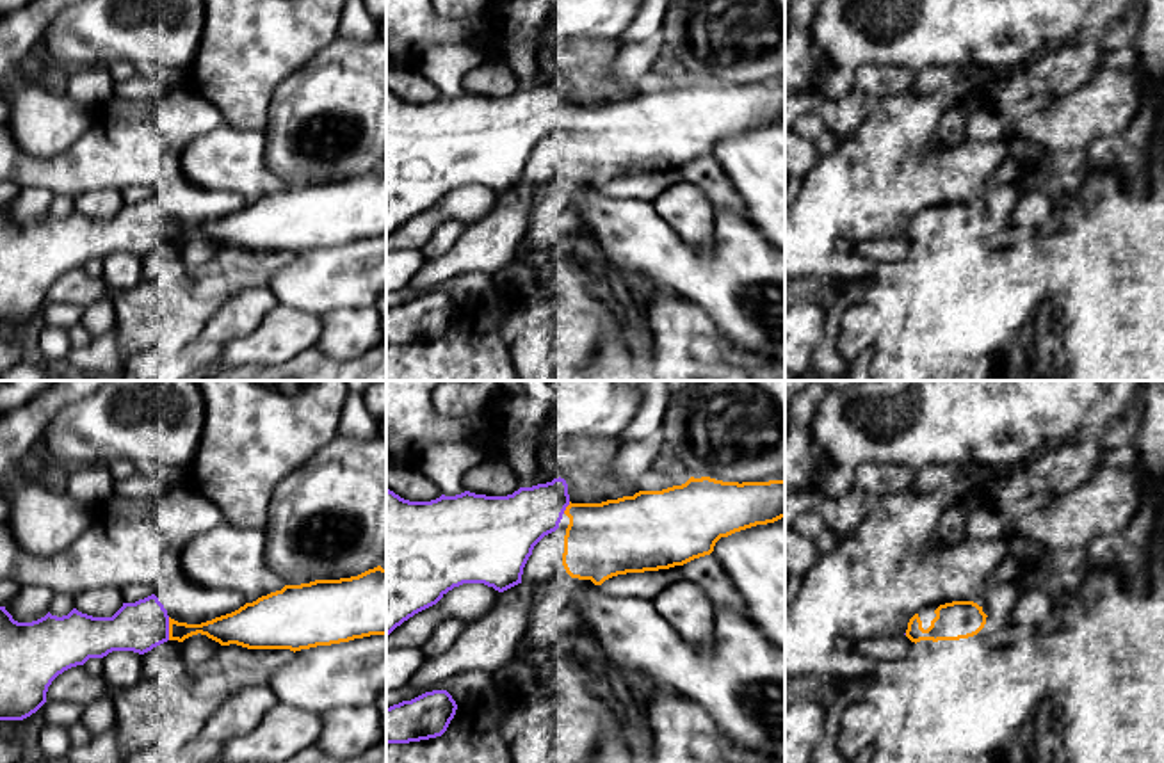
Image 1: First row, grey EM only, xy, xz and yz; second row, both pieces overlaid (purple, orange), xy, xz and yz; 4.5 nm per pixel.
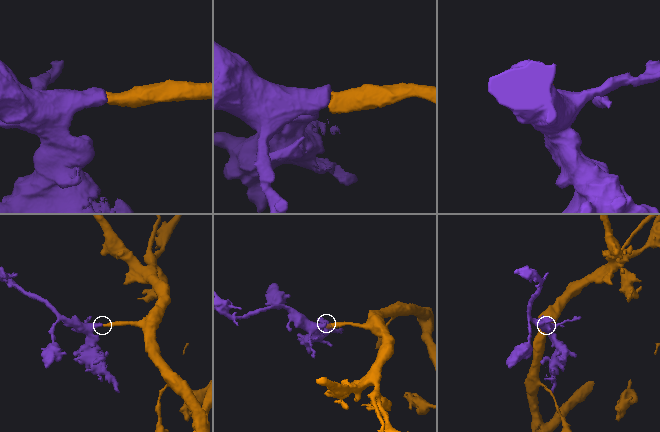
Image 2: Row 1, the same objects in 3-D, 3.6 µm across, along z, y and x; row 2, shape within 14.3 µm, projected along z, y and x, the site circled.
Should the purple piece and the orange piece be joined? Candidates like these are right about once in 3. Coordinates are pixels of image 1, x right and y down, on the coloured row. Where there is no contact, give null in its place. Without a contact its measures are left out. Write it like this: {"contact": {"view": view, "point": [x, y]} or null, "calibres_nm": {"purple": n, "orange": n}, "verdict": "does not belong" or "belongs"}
{"contact": {"view": "xy", "point": [168, 628]}, "calibres_nm": {"purple": 220, "orange": 120}, "verdict": "belongs"}

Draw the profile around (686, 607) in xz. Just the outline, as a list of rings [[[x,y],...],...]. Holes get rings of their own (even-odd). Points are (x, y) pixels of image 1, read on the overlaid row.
[[[680,582],[653,599],[655,610],[694,647],[708,647],[715,628],[715,605],[703,587]]]

